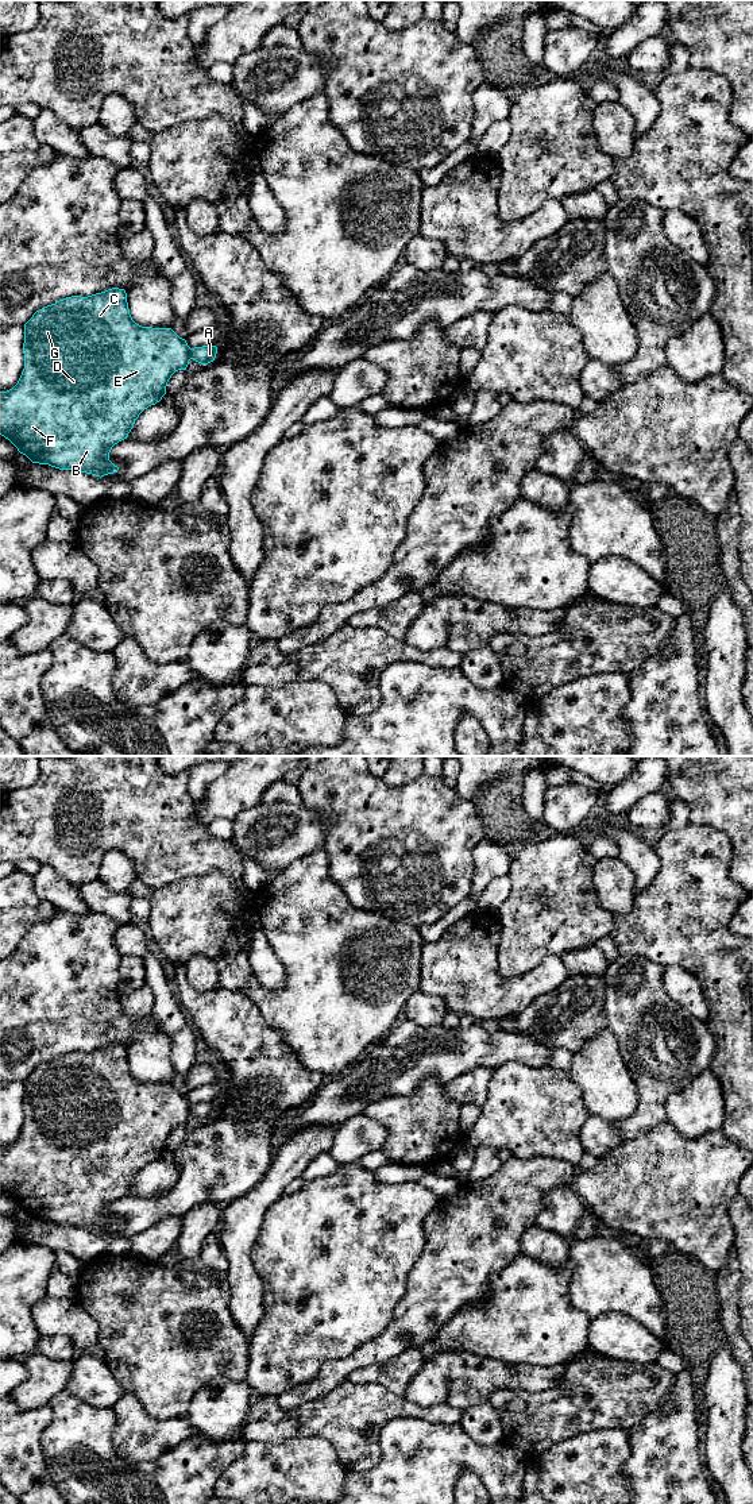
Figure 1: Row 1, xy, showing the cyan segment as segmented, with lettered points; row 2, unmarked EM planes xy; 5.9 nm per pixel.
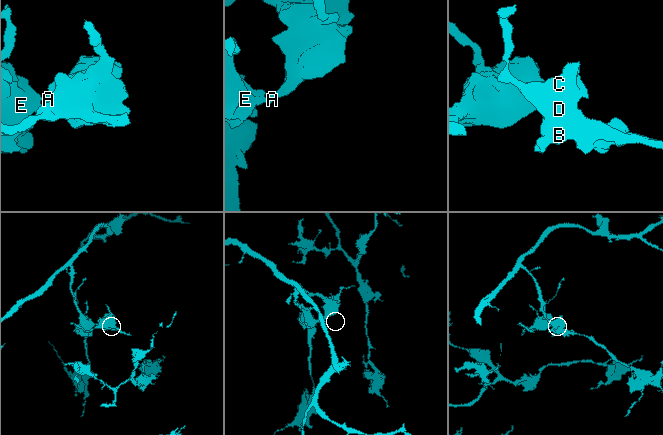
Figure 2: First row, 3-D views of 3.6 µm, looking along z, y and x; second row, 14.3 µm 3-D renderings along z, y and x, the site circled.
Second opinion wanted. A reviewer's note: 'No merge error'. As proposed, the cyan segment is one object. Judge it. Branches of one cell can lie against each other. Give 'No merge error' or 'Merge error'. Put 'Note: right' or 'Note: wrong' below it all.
Merge error
Note: wrong

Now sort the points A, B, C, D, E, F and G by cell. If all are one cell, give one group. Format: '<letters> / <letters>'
A / B C D E F G

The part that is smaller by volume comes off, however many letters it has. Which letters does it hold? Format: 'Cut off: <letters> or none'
Cut off: A

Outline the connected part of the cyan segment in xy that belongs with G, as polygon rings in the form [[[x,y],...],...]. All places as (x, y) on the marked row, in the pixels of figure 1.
[[[112,288],[88,297],[72,296],[36,311],[24,324],[24,369],[18,383],[0,392],[0,435],[32,463],[104,477],[117,473],[109,460],[115,444],[127,439],[139,414],[166,394],[171,375],[186,370],[190,347],[171,328],[136,324],[124,289]]]

